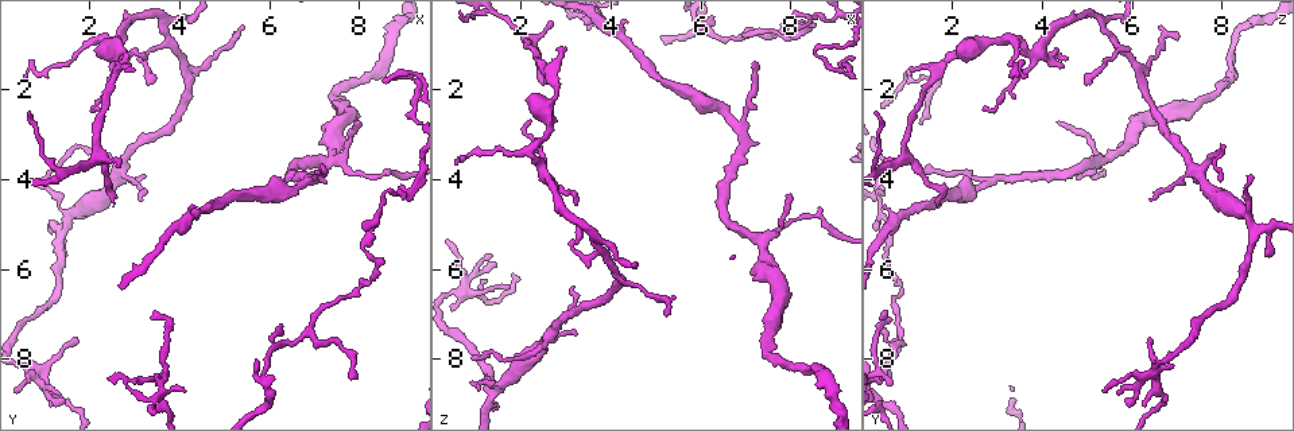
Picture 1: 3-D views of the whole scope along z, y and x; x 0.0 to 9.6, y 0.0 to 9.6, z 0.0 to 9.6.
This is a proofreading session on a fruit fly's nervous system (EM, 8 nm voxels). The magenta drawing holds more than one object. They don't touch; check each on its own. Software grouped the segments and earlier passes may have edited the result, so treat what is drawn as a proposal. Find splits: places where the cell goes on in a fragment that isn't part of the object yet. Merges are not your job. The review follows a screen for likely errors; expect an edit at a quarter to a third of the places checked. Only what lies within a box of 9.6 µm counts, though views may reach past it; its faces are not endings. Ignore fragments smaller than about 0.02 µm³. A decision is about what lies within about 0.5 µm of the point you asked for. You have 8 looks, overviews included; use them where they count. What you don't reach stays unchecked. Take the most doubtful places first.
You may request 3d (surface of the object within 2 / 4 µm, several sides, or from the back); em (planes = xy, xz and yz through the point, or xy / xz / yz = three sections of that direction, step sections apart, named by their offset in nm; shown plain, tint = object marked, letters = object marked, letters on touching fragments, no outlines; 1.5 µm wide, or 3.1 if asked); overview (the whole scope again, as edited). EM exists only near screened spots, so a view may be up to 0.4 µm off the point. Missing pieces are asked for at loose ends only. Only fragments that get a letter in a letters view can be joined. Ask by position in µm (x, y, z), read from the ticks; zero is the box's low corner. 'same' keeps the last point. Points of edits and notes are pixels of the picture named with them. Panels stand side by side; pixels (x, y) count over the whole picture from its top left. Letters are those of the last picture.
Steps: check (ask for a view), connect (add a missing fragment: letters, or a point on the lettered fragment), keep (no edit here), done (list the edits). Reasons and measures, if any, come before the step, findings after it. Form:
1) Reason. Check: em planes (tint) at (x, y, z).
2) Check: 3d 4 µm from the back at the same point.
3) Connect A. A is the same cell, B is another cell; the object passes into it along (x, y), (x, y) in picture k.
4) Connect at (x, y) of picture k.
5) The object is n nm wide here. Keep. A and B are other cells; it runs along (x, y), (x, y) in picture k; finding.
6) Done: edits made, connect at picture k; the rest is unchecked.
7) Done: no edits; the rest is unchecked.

Tapers out. Check: 3d 4 µm at (7.95, 2.70, 4.30).

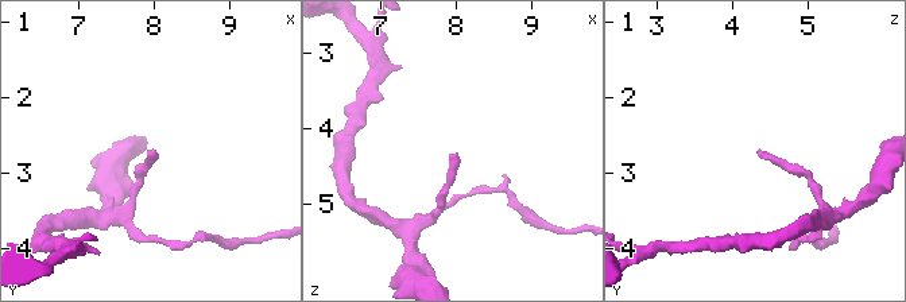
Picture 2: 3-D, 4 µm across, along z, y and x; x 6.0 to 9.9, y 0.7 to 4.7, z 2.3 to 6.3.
Need the tissue. Check: em planes (letters) at (8.00, 2.70, 4.35).

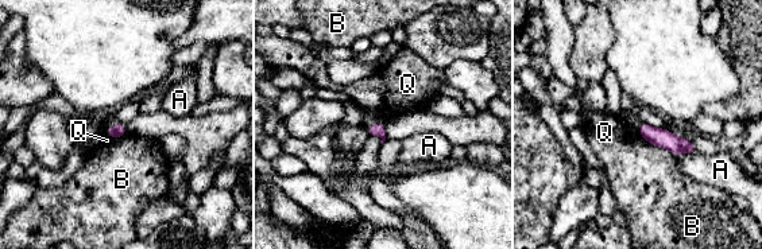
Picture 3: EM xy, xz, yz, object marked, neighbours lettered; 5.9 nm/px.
Keep. A, B and Q are other cells; a border runs along (637, 132), (675, 156) in picture 3; none of them fits.

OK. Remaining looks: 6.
An open end. Check: 3d 4 µm at (3.15, 1.30, 4.55).

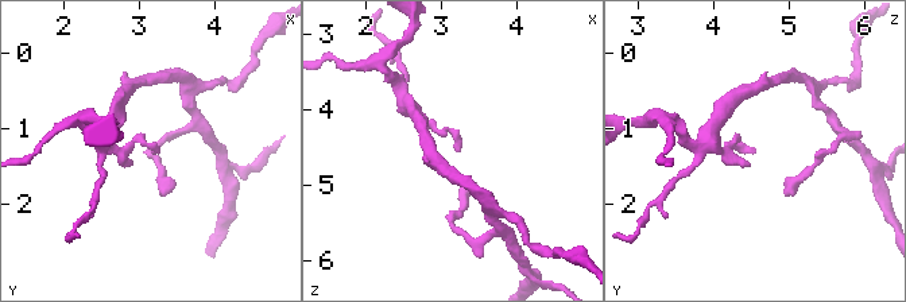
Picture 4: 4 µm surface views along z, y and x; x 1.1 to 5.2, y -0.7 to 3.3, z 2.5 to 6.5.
Check: em xy step 8 (letters) at (3.20, 1.30, 4.60).

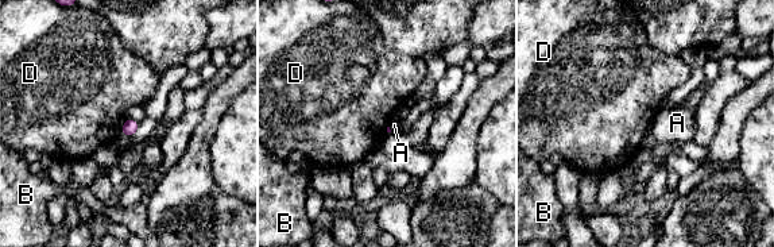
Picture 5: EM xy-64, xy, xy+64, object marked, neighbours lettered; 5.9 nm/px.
Another direction. Check: em planes (letters) at the same point.

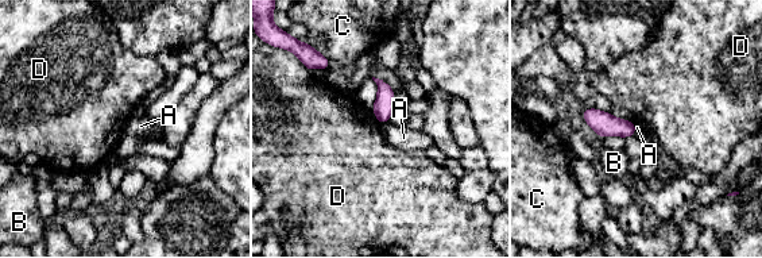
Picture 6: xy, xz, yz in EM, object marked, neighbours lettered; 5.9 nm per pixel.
The object is 110 nm wide here; the longest contact is with D, 120 nm. Keep. A, B, C and D are other cells; no lettered fragment goes on from it.

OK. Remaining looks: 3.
Branch stops here. Check: em planes (letters) at (2.55, 4.50, 1.60).

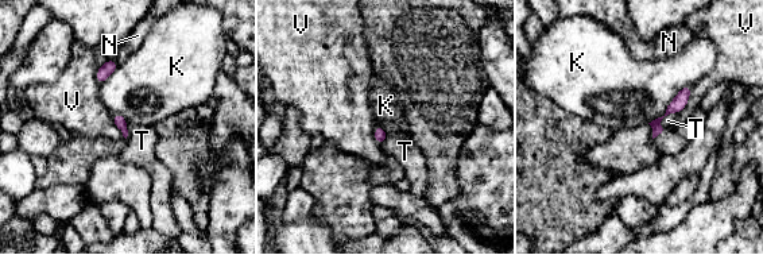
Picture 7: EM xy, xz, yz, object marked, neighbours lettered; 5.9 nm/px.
Keep. K, N, T and V are other cells; a border runs along (674, 112), (662, 119), (662, 128) in picture 7; none of them fits.

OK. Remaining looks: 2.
Done: no edits; the rest is unchecked.

